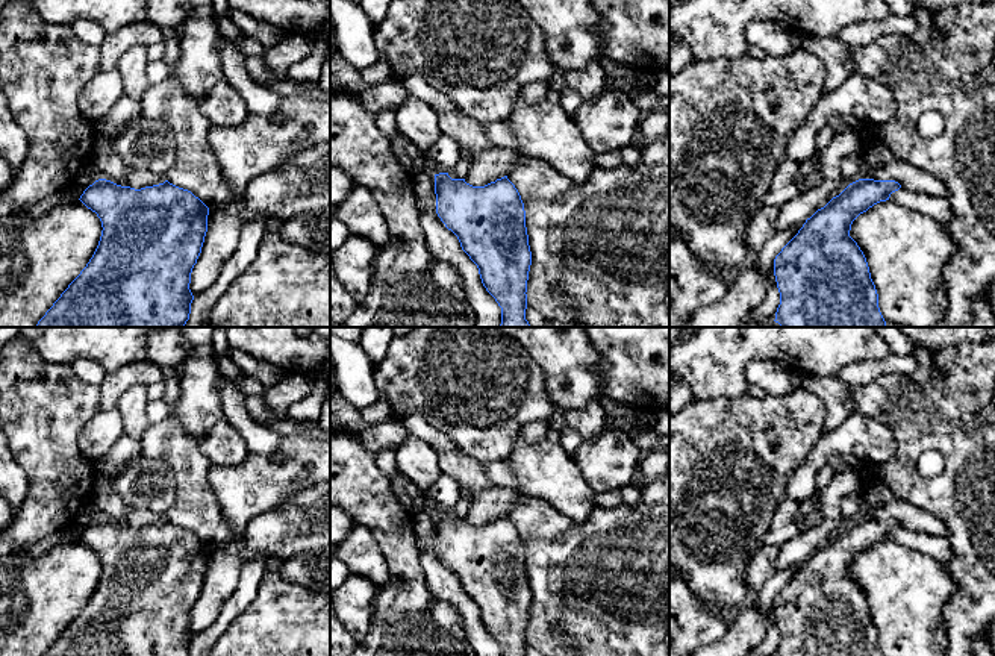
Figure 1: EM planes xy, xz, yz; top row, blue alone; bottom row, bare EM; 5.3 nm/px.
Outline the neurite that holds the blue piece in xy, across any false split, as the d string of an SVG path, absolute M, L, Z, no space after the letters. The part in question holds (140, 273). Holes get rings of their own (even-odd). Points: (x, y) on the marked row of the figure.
M98 179L79 200L101 221L98 245L36 327L183 327L194 300L191 273L207 232L209 208L168 180L135 189Z

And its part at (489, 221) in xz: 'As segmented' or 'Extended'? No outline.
As segmented

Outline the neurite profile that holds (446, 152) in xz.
M441 133L433 147L429 152L429 158L439 165L439 168L448 173L459 161L460 147L454 139Z

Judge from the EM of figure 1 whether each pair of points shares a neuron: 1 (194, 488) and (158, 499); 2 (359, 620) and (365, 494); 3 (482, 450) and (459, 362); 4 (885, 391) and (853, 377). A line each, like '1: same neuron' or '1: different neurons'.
1: different neurons
2: different neurons
3: same neuron
4: different neurons

